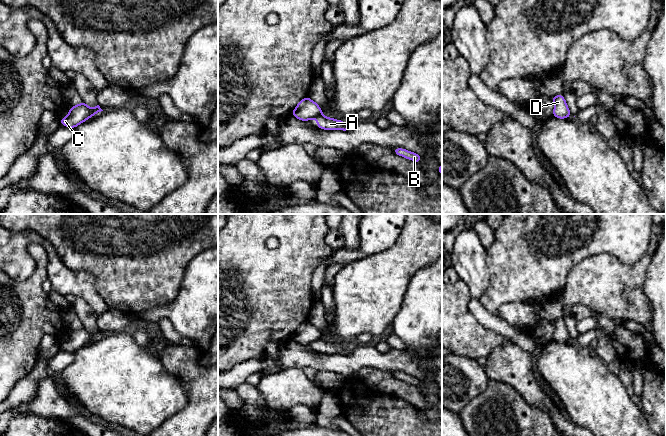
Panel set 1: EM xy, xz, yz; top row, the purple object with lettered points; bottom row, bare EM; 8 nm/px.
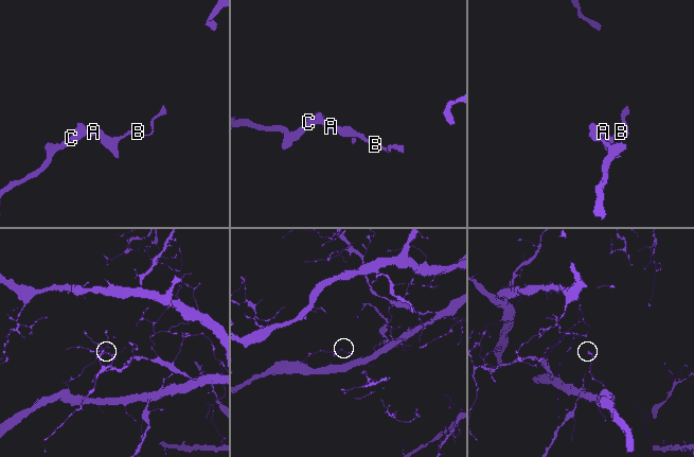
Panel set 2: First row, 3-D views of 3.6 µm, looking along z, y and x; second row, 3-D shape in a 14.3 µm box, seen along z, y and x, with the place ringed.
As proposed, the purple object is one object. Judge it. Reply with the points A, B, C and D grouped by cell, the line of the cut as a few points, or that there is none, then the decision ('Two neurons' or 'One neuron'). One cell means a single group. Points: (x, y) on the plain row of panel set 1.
Groups: A B / C D. Split along xy (91, 332), (94, 338). Two neurons

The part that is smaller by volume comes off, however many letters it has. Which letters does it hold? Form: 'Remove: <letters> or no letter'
Remove: A, B

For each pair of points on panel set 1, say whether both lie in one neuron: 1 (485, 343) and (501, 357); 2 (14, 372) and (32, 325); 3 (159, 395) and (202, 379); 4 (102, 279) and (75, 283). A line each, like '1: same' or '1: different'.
1: different
2: same
3: different
4: different

